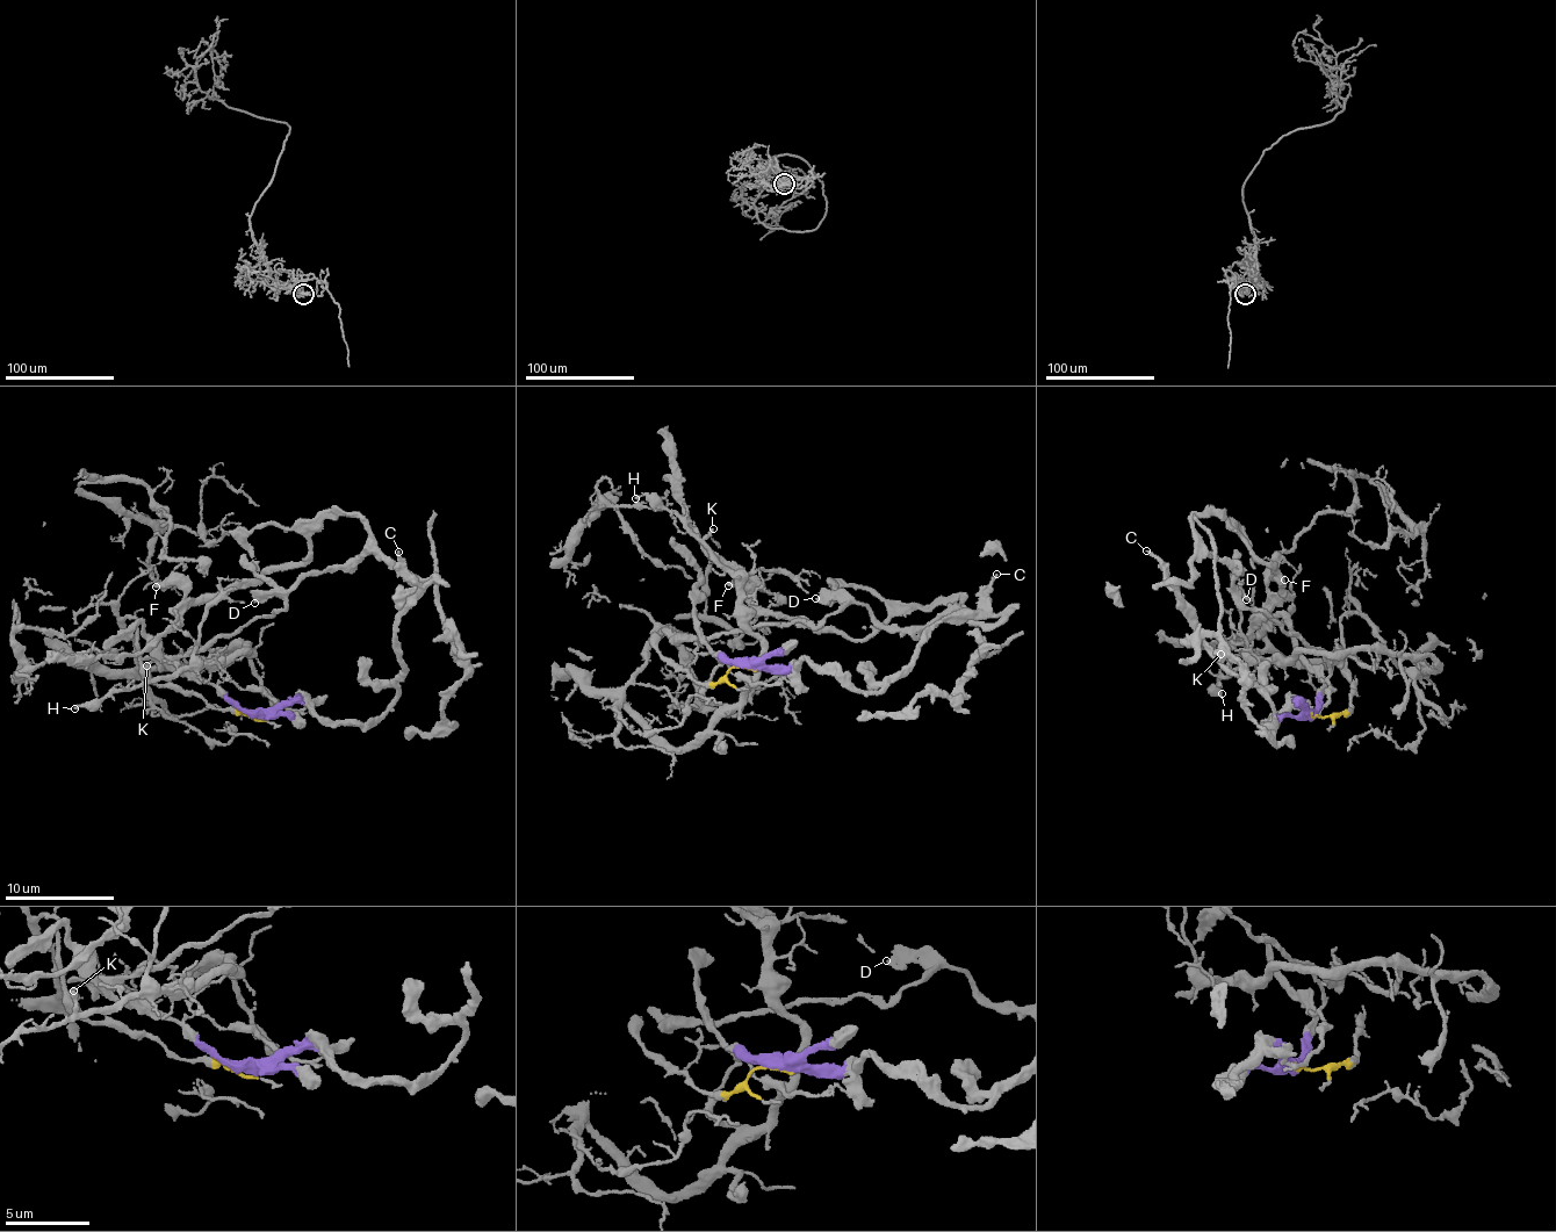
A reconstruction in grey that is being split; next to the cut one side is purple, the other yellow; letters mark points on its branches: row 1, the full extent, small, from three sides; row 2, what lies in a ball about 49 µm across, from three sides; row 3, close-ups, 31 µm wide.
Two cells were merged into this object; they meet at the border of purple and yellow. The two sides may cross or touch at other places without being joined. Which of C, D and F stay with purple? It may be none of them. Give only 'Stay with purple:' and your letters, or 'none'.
Stay with purple: C, D, F

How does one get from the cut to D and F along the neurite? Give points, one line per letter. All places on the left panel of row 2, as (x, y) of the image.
D: (264, 715), (293, 703), (338, 721), (384, 710), (403, 667), (398, 617), (431, 577), (361, 554), (254, 603)
F: (264, 715), (384, 710), (398, 617), (431, 577), (335, 514), (303, 563), (193, 598), (156, 588)

